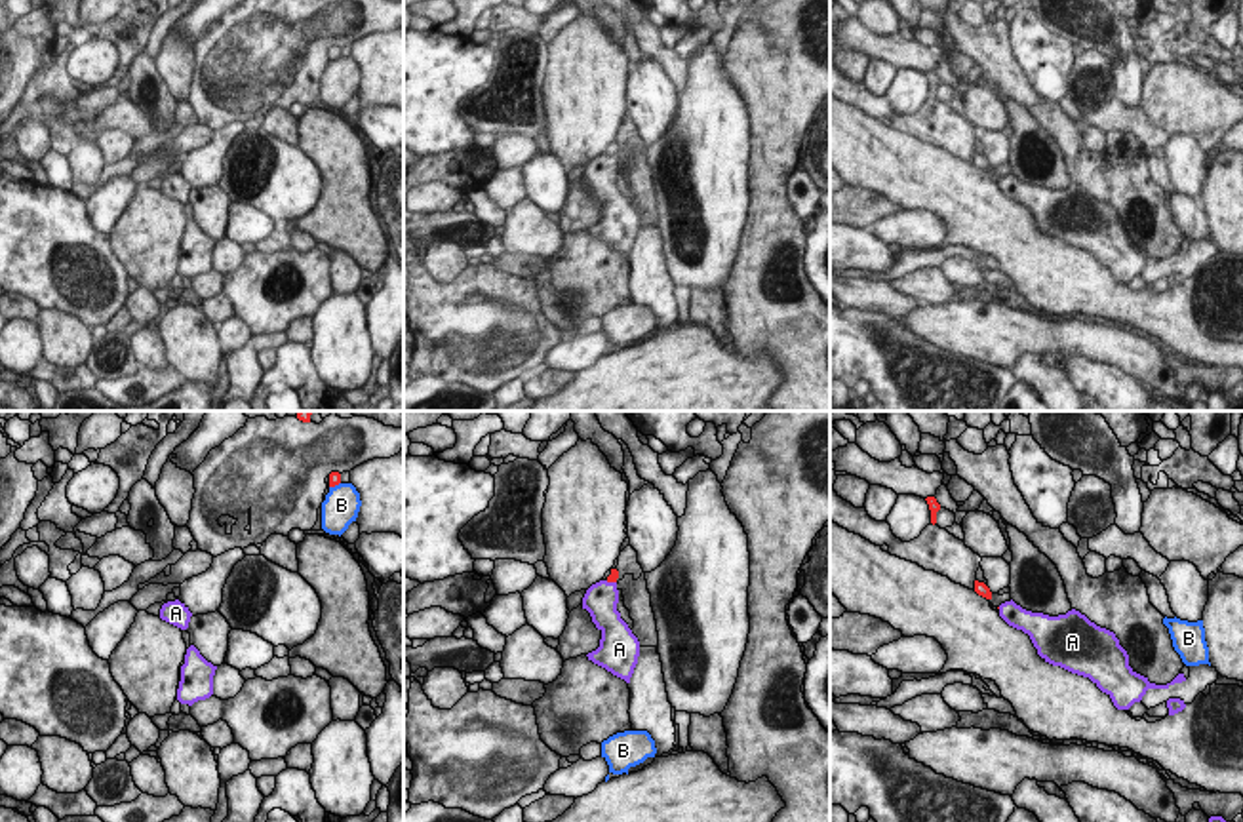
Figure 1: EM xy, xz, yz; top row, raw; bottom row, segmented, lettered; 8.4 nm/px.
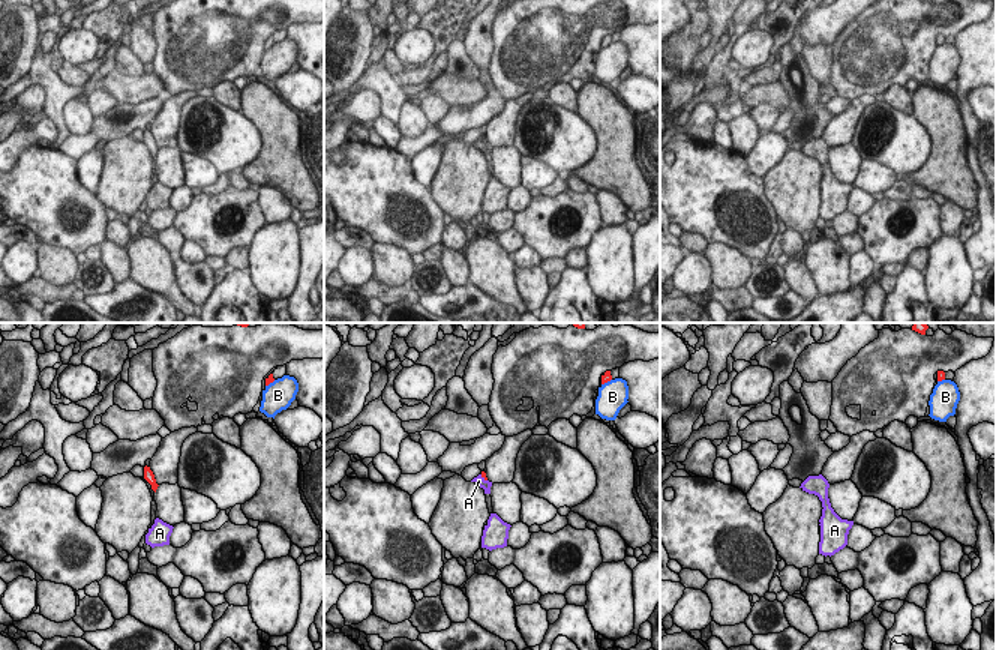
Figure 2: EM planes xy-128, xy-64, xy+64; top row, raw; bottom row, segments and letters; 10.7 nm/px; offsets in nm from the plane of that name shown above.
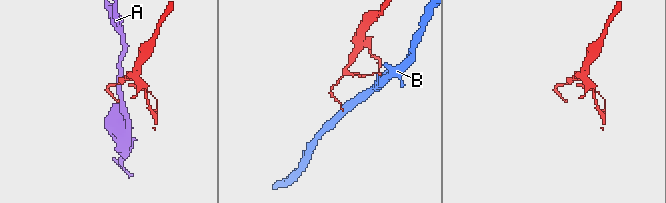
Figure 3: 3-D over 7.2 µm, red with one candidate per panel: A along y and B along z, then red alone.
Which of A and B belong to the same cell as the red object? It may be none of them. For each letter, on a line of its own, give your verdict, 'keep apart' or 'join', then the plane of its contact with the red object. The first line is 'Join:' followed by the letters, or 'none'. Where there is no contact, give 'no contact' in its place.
Join: none
A: keep apart; meets red in xz
B: keep apart; meets red in xy

